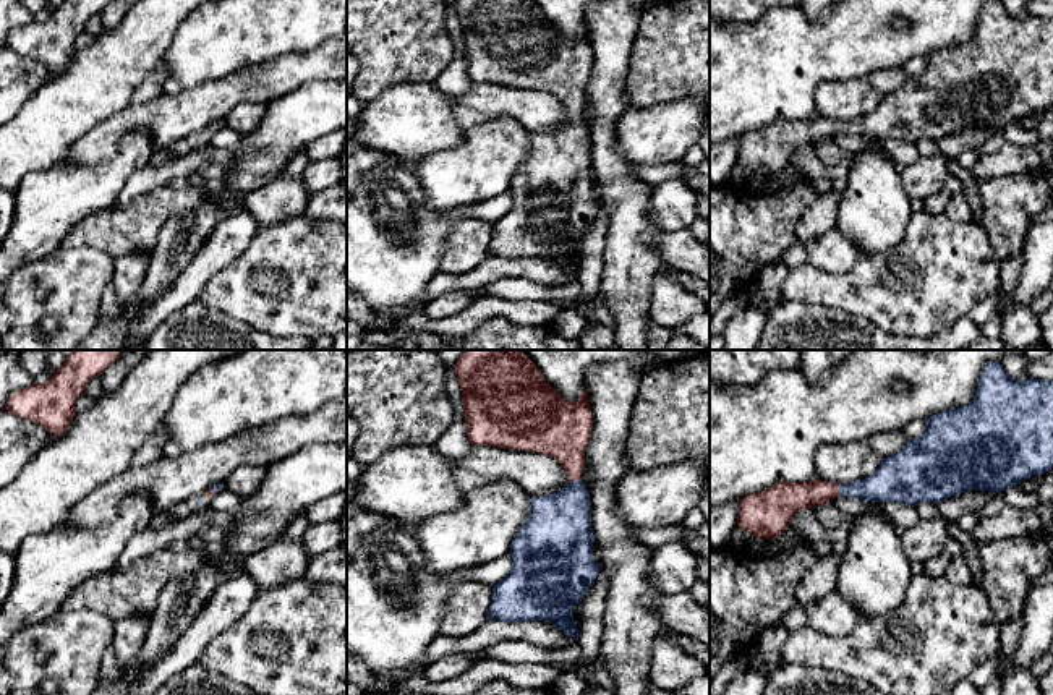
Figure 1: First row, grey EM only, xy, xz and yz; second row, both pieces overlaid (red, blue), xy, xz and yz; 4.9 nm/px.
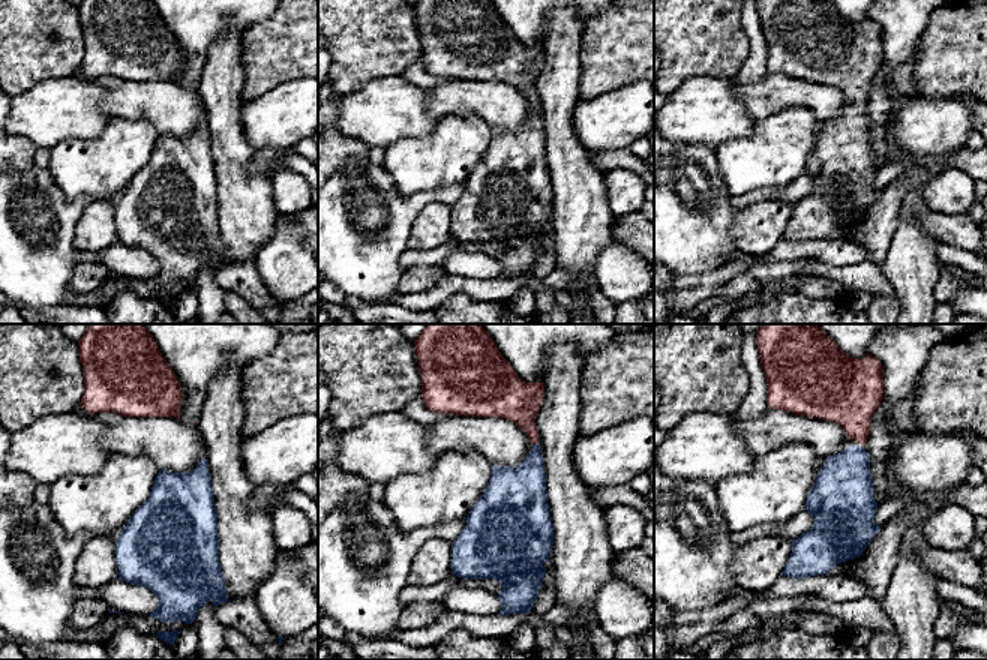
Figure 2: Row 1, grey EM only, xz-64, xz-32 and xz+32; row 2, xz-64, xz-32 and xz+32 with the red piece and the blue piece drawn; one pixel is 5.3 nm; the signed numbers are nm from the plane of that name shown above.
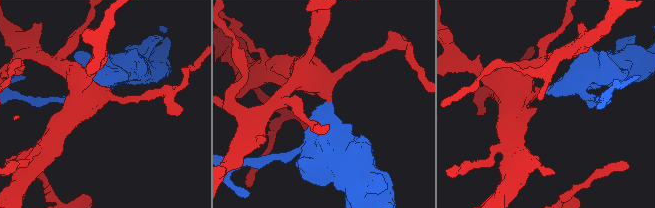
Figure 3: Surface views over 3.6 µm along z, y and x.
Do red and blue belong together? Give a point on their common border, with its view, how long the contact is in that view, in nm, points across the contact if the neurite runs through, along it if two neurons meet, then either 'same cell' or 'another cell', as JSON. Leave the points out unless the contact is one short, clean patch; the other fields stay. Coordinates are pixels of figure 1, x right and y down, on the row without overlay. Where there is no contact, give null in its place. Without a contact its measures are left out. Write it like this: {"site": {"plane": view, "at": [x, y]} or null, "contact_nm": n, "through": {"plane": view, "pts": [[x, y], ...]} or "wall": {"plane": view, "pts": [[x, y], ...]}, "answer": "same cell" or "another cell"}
{"site": {"plane": "xz", "at": [574, 117]}, "contact_nm": 50, "through": {"plane": "xz", "pts": [[562, 68], [574, 99], [574, 117], [574, 138], [559, 162]]}, "answer": "same cell"}

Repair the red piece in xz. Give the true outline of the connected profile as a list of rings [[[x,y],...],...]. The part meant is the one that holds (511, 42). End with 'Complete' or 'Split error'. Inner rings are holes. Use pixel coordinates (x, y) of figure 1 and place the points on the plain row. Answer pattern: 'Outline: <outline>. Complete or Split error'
Outline: [[[455,0],[457,18],[463,34],[467,73],[473,83],[531,87],[554,94],[567,109],[569,122],[557,131],[531,134],[531,149],[510,183],[512,207],[494,222],[488,256],[502,259],[548,258],[578,277],[572,246],[582,240],[599,211],[593,198],[595,172],[591,165],[591,138],[580,117],[585,104],[585,87],[591,75],[595,53],[588,29],[572,41],[544,16],[535,0]]]. Split error

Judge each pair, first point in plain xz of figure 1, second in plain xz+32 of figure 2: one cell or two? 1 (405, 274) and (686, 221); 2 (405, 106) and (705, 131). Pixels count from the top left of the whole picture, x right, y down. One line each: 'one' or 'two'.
1: one
2: one

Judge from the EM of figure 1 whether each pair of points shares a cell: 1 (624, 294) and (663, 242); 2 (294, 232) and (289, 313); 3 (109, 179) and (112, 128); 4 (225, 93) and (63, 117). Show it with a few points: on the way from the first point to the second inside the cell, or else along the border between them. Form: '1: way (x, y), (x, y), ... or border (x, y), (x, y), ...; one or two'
1: border (660, 232), (655, 238), (655, 248), (665, 263); two
2: way (294, 251), (292, 294); one
3: border (136, 130), (112, 157), (73, 162); two
4: border (132, 104), (101, 120), (93, 128); two

